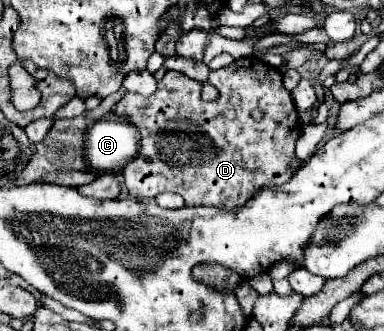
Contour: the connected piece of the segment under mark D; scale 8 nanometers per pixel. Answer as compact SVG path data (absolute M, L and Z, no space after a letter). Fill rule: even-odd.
M241 58L231 66L213 70L209 82L219 90L217 100L201 100L201 82L189 76L169 70L159 82L151 96L141 96L127 92L115 108L117 116L127 118L139 130L139 152L123 168L123 178L127 192L137 198L155 198L161 192L177 192L185 198L187 206L217 206L217 208L239 208L245 206L249 198L261 188L271 188L285 184L293 170L289 170L291 158L295 158L295 140L299 138L303 126L299 122L293 98L283 86L283 74L279 68L263 64L259 58ZM261 108L265 118L255 122L251 112Z

